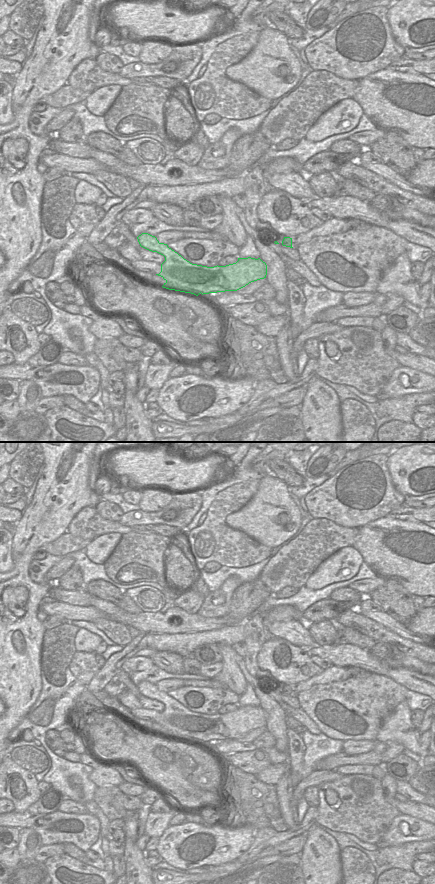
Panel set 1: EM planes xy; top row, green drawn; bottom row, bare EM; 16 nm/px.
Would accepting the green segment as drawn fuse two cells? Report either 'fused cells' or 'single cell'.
single cell

